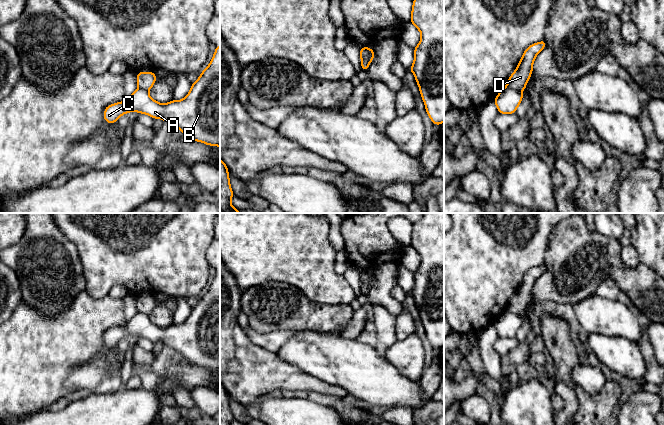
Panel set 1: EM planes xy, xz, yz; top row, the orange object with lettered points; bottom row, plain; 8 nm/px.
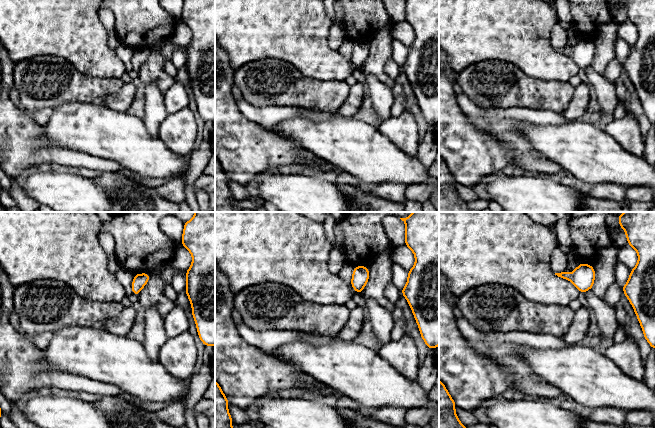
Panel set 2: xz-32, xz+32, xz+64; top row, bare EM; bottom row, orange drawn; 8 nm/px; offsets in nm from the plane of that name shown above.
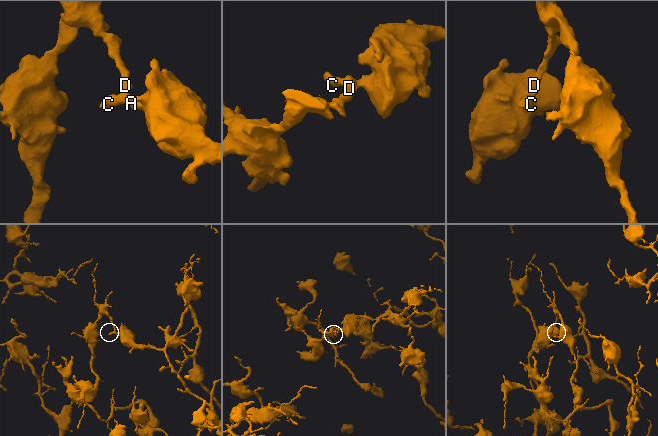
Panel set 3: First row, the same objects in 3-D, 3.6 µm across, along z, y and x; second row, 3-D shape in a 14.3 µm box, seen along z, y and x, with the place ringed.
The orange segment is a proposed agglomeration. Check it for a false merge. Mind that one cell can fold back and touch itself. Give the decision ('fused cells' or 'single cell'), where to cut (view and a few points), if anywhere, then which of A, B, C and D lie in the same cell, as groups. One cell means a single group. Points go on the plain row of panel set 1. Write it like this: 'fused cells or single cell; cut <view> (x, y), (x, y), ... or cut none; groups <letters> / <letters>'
fused cells; cut yz (506, 309), (520, 316); groups A B C / D

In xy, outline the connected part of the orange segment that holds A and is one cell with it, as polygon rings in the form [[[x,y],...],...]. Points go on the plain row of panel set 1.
[[[220,269],[216,270],[209,289],[192,307],[189,317],[182,324],[171,324],[161,328],[150,321],[148,314],[138,312],[125,325],[108,329],[104,333],[103,341],[111,348],[128,336],[146,338],[154,344],[161,342],[164,346],[179,352],[188,363],[220,371]]]

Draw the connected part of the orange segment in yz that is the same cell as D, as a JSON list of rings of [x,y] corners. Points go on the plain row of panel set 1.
[[[546,264],[533,267],[524,275],[515,295],[510,299],[507,310],[522,316],[532,299],[536,280],[546,271]]]

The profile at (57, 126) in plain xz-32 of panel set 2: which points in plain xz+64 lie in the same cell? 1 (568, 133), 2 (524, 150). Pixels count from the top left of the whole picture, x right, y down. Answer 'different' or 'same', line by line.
1: same
2: different

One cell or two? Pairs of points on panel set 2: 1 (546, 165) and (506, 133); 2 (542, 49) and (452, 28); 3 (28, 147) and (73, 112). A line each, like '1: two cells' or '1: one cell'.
1: one cell
2: one cell
3: two cells

